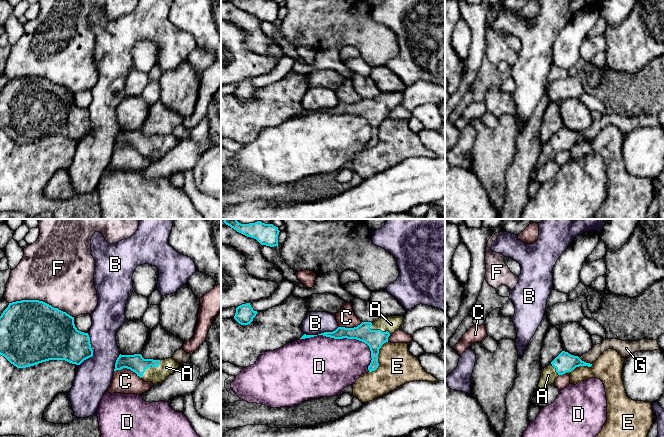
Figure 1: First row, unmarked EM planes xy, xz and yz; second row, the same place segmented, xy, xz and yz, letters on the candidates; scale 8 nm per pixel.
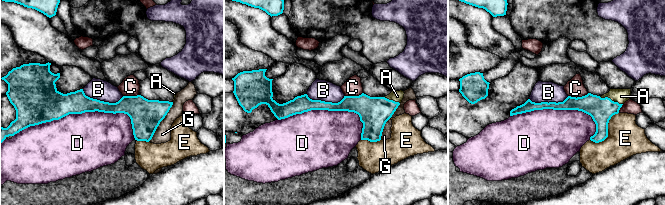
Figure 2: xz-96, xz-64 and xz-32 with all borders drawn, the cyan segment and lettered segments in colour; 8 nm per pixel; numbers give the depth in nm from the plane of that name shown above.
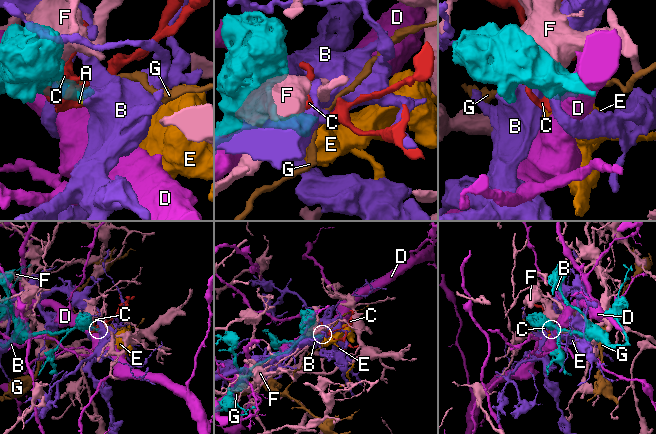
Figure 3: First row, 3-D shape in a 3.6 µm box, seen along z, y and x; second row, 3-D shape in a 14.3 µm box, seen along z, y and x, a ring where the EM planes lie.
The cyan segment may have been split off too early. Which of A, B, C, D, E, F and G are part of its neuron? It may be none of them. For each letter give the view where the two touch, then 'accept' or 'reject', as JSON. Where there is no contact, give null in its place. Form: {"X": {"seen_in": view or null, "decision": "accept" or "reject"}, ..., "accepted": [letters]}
{"A": {"seen_in": "xy", "decision": "accept"}, "B": {"seen_in": "xy", "decision": "reject"}, "C": {"seen_in": "xy", "decision": "reject"}, "D": {"seen_in": "xz", "decision": "reject"}, "E": {"seen_in": "xz", "decision": "reject"}, "F": {"seen_in": "xy", "decision": "reject"}, "G": {"seen_in": "yz", "decision": "reject"}, "accepted": ["A"]}

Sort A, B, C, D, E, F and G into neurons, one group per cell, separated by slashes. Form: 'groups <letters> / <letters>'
groups A / B / C / D / E / F / G

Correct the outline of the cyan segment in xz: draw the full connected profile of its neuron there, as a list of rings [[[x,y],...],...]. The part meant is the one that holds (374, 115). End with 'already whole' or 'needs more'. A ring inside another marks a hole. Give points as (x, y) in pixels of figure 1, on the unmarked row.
[[[391,92],[380,94],[375,98],[362,98],[354,104],[338,103],[333,108],[324,108],[318,111],[334,115],[356,115],[367,120],[371,127],[371,139],[368,142],[369,148],[375,147],[378,142],[378,130],[381,122],[388,118],[388,113],[400,105],[403,99],[403,92]]]; needs more

